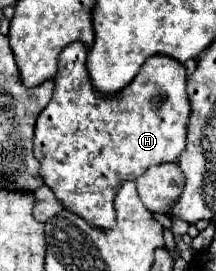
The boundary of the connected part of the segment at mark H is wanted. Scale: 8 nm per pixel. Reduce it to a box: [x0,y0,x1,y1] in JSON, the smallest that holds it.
[35,42,191,230]

